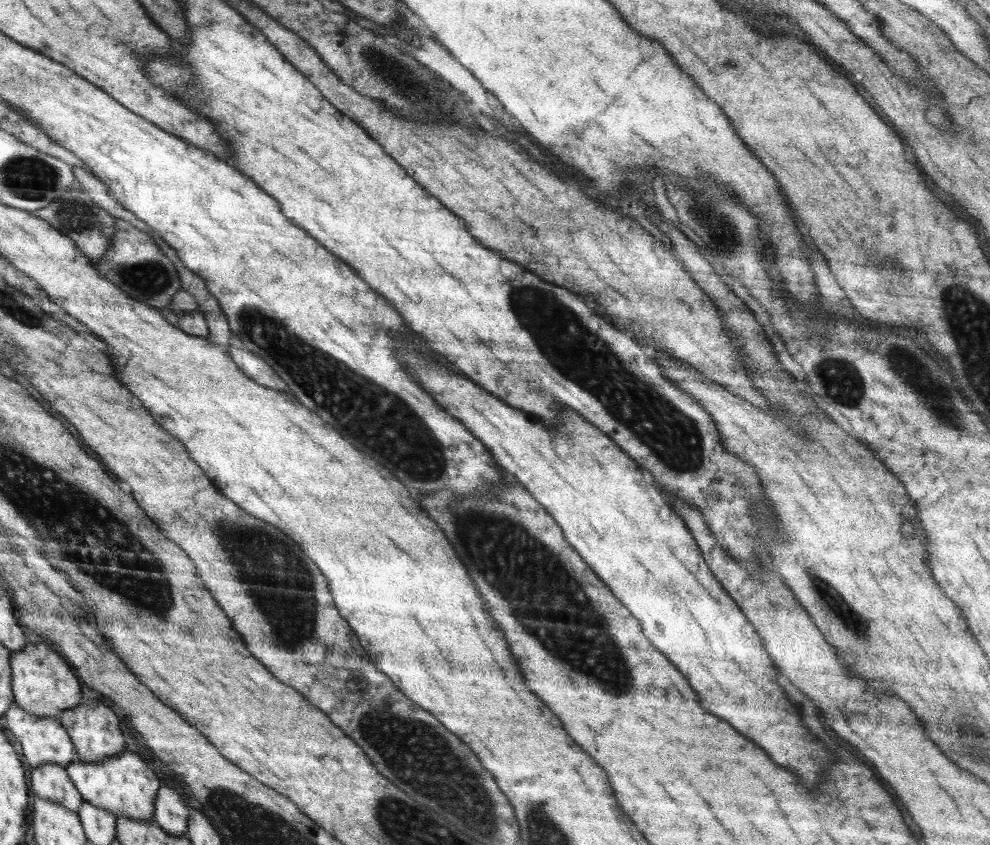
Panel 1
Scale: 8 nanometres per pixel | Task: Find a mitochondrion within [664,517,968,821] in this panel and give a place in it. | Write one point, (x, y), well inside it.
(849, 618)

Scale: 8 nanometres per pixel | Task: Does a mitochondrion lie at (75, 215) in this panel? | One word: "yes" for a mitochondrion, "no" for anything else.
yes

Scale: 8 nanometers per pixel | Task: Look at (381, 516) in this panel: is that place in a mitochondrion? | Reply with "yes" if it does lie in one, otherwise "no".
no

